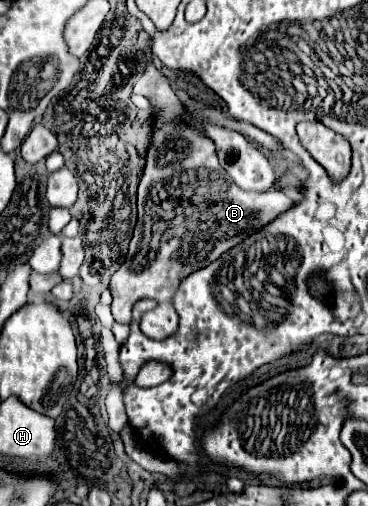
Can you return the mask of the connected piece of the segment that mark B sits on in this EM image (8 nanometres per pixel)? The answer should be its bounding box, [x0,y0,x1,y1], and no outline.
[110,61,294,339]

